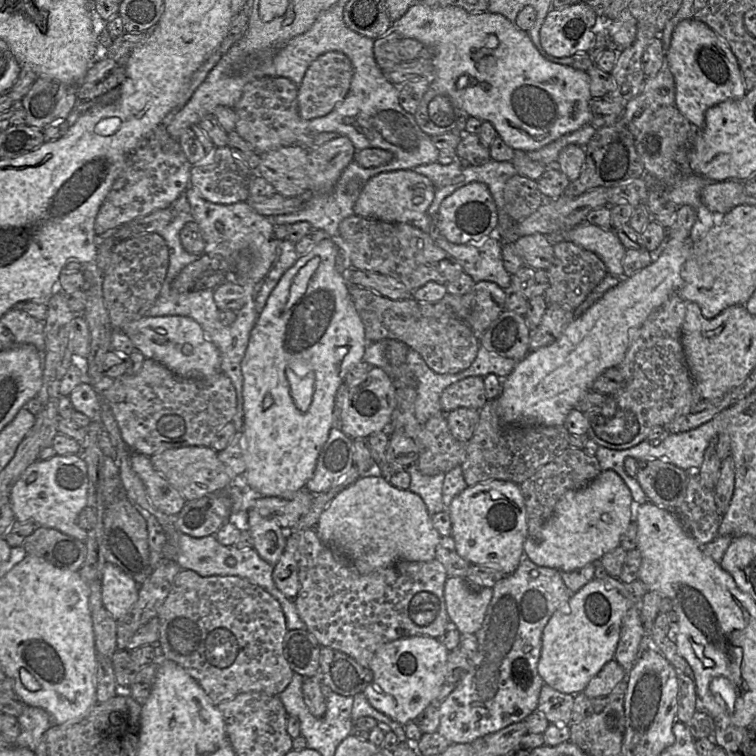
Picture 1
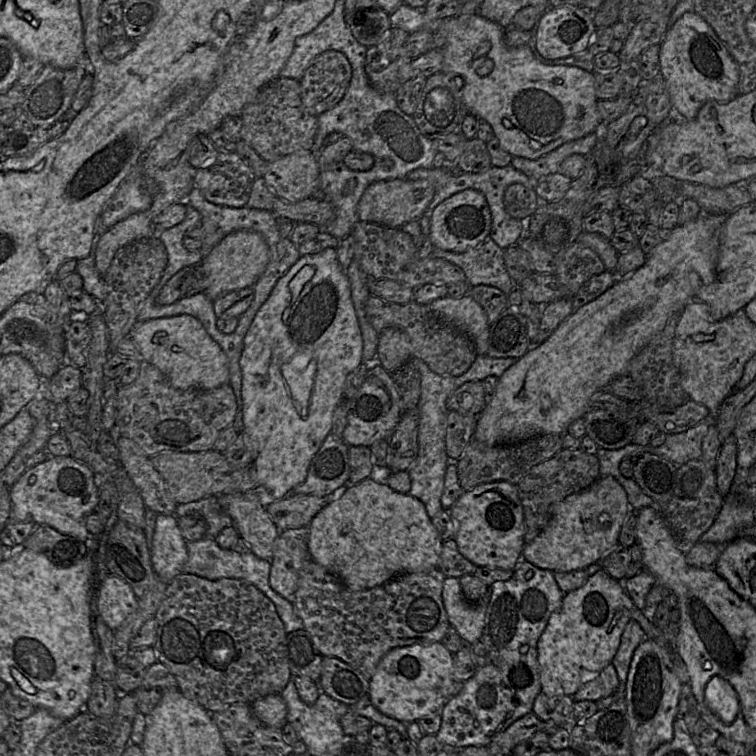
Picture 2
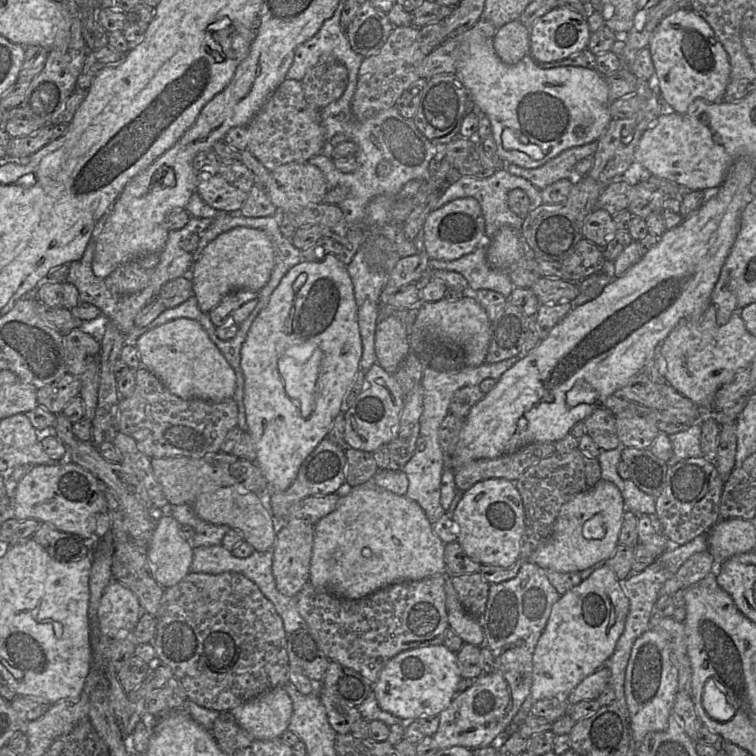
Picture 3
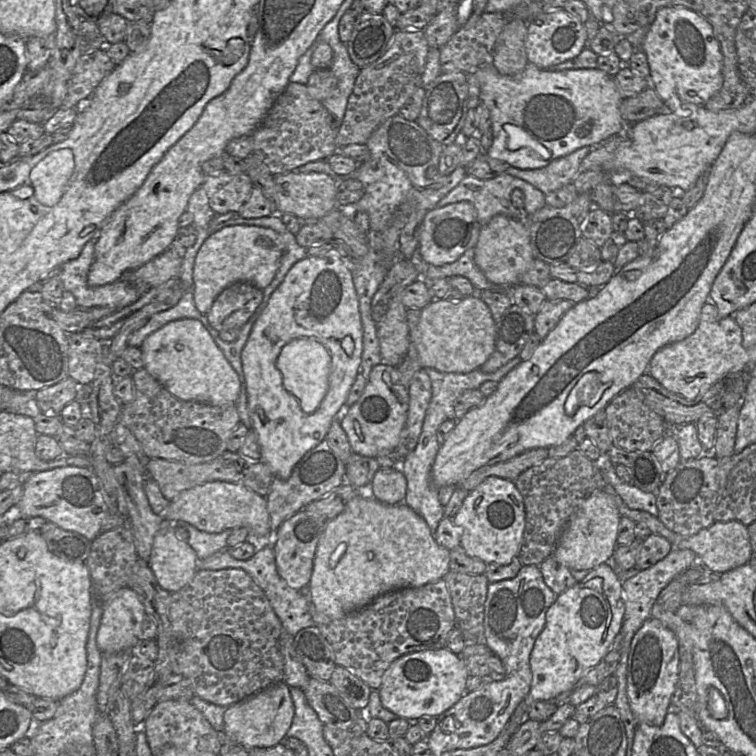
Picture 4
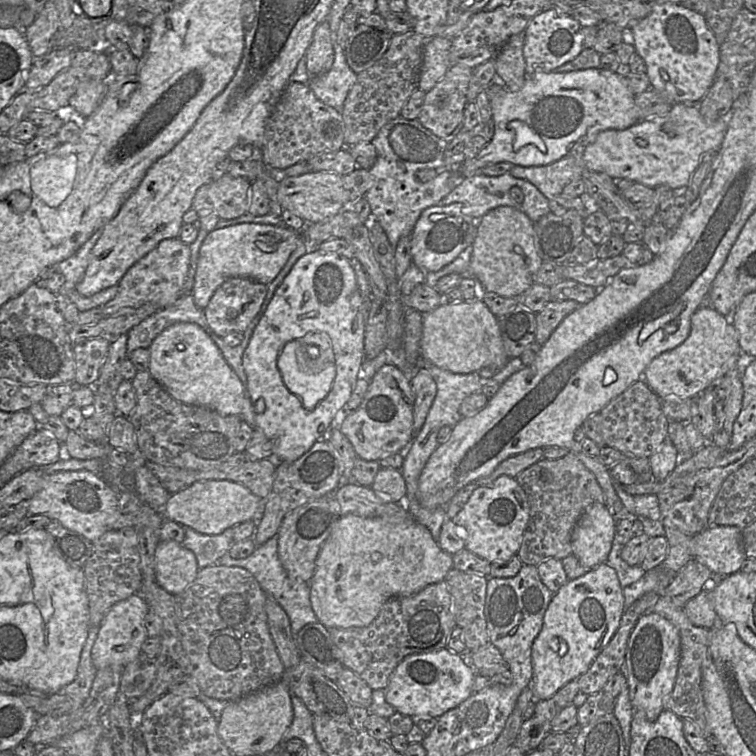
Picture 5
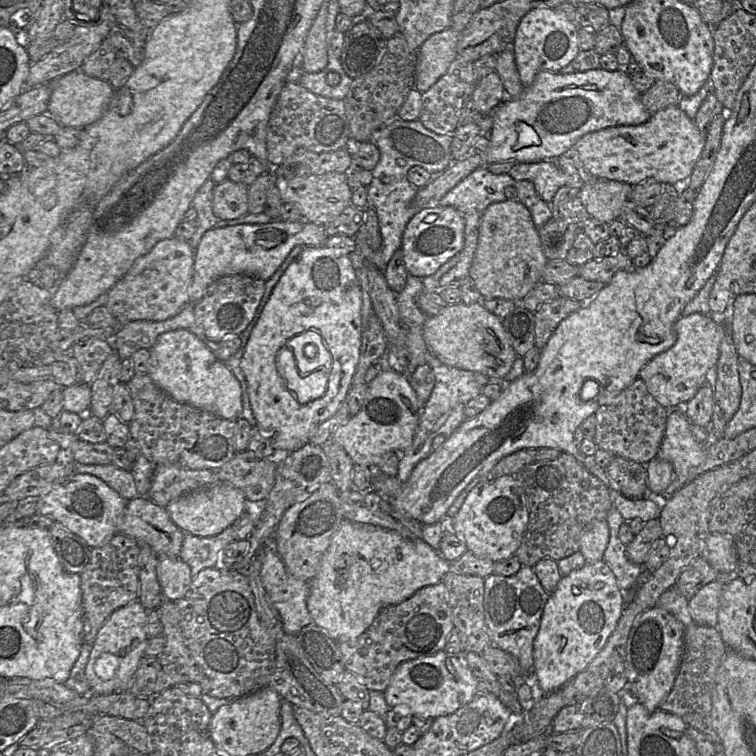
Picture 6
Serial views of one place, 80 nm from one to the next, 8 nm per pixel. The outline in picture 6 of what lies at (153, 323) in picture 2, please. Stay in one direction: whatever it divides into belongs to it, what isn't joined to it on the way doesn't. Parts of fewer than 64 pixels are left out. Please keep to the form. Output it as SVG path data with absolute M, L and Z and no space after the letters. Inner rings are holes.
M178 329L161 334L150 349L148 375L172 399L213 413L224 419L242 418L242 390L240 382L225 362L216 358L214 353L193 333Z

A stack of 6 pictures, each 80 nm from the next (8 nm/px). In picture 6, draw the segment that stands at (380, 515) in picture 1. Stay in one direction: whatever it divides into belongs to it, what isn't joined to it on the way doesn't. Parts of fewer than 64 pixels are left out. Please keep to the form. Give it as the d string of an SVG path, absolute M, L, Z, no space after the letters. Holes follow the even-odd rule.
M344 519L321 559L317 574L310 581L307 608L314 624L328 636L337 643L347 642L363 634L382 609L407 600L423 587L443 581L449 571L451 563L422 539L409 540L393 530Z

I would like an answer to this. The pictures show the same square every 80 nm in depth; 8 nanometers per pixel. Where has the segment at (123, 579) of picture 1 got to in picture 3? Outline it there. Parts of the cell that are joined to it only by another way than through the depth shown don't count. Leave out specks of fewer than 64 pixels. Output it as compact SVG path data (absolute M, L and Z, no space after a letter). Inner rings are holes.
M112 580L105 588L98 608L100 634L112 640L119 633L132 632L142 613L139 600L132 590Z

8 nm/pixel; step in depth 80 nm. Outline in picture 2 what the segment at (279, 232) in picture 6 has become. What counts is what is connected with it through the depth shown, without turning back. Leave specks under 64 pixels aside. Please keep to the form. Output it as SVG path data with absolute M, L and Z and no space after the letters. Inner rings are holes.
M238 230L225 236L201 261L206 296L215 301L227 293L253 287L266 270L270 258L264 237L253 230Z

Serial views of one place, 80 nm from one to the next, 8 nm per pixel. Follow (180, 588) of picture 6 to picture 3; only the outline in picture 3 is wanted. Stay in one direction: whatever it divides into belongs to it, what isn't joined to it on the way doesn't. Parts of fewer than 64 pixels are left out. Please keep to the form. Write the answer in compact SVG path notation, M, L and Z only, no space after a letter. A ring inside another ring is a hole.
M164 512L148 546L152 573L163 588L176 585L191 572L194 547L183 538L180 525L171 514Z

